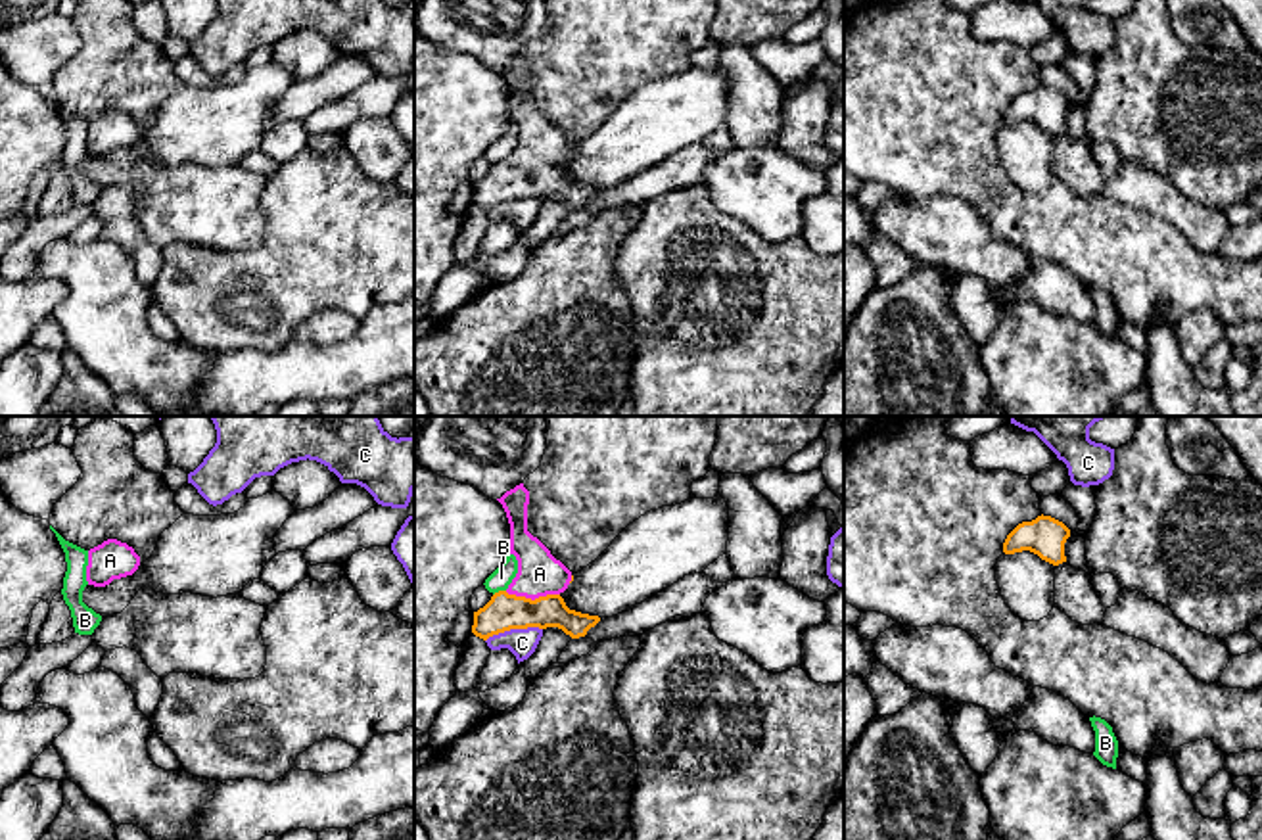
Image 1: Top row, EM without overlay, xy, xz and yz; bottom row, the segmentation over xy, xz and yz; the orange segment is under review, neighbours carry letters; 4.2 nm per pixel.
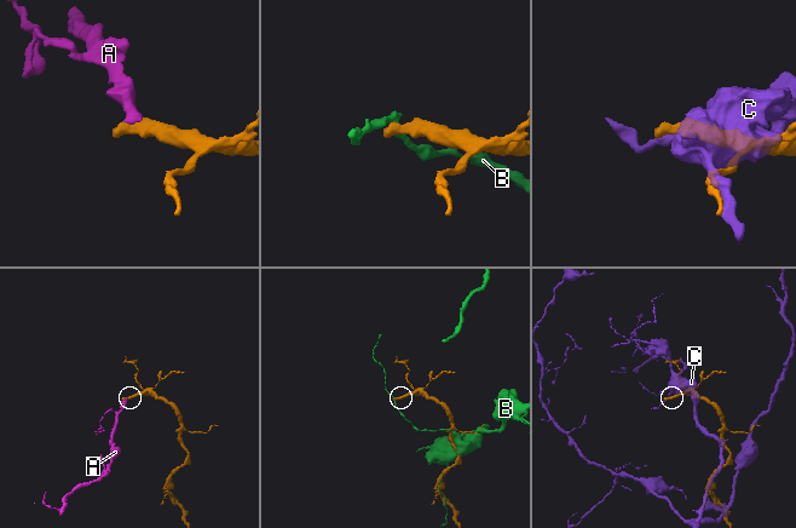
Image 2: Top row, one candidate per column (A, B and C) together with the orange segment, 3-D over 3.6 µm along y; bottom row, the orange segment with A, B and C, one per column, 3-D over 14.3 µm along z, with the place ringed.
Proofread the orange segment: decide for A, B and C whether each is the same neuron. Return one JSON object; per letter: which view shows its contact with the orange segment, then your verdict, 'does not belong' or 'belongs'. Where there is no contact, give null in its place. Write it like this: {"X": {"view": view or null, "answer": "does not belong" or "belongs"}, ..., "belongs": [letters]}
{"A": {"view": "xz", "answer": "belongs"}, "B": {"view": "xz", "answer": "does not belong"}, "C": {"view": "xz", "answer": "does not belong"}, "belongs": ["A"]}

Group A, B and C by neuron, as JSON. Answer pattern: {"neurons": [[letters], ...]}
{"neurons": [["A"], ["B"], ["C"]]}

